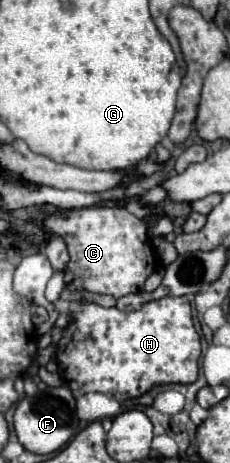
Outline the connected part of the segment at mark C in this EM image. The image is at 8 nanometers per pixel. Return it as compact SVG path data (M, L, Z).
M86 207L72 209L68 215L60 211L48 215L42 221L46 241L52 235L60 235L66 241L70 261L66 265L66 289L70 291L90 291L104 293L116 299L138 293L144 287L148 275L158 267L152 245L142 243L142 219L134 217L126 209L106 209L106 207Z

